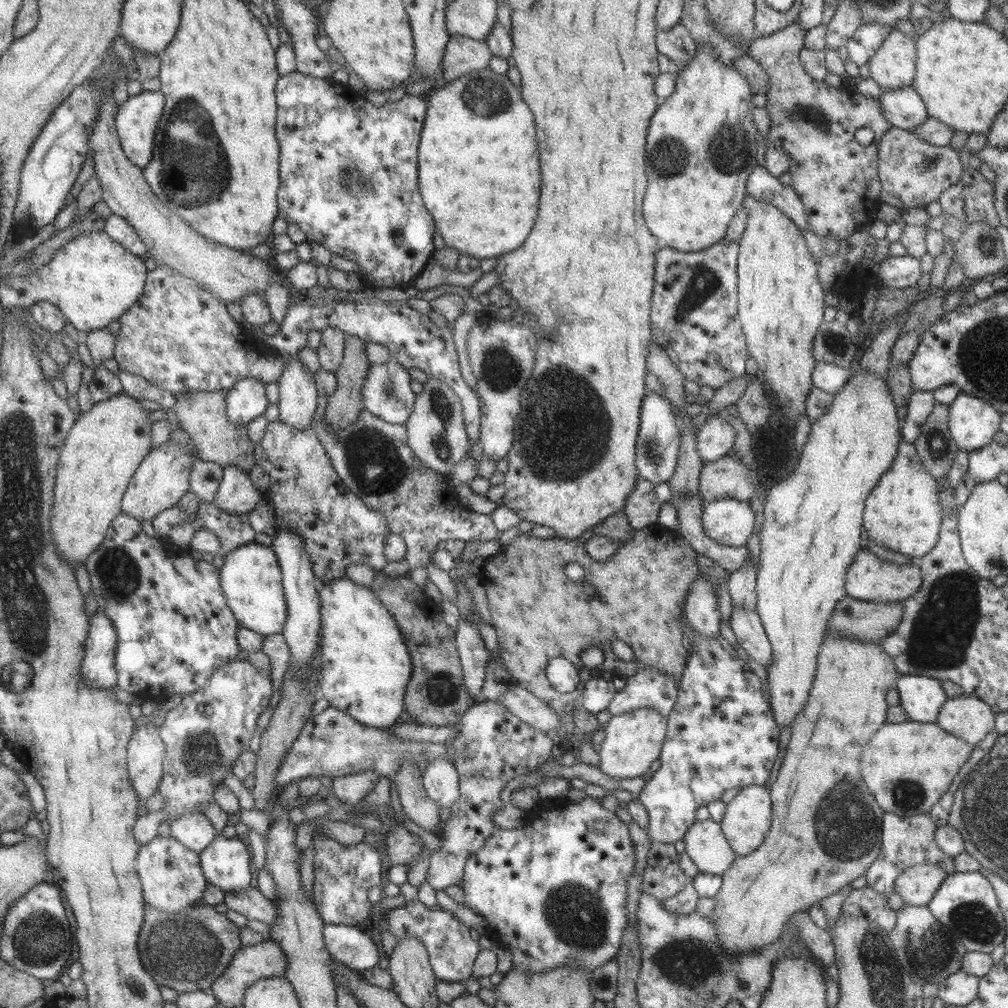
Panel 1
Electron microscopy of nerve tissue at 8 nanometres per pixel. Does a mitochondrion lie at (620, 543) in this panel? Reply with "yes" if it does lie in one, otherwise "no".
no

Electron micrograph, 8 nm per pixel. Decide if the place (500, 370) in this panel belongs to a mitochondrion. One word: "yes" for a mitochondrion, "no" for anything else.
yes

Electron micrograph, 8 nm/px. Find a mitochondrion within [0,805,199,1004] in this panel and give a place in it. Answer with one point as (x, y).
(40, 940)

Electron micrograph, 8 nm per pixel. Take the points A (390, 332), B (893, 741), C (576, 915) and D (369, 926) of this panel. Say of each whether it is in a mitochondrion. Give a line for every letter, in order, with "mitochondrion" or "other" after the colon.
A: other
B: other
C: mitochondrion
D: other

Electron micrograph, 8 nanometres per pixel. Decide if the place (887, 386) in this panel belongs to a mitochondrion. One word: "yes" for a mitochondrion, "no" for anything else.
no

